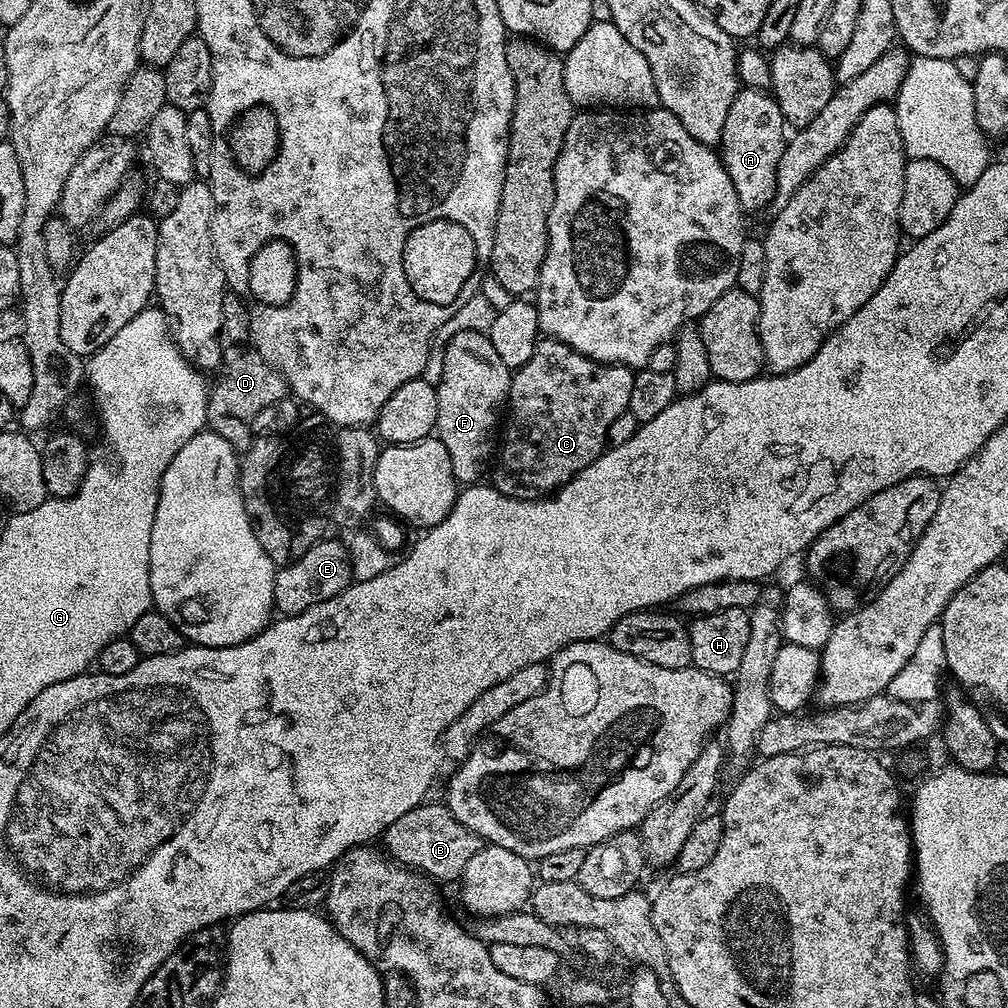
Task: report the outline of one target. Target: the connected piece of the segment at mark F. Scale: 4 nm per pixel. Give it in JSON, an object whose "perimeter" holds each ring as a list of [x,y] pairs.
{"perimeter":[[[463,332],[454,334],[446,346],[446,358],[442,362],[442,382],[436,385],[438,394],[438,418],[435,435],[446,446],[446,454],[450,454],[450,466],[454,470],[454,478],[464,486],[471,486],[485,479],[498,444],[498,428],[496,419],[501,419],[502,412],[496,407],[503,405],[508,398],[508,387],[512,381],[512,372],[498,358],[494,351],[494,342],[483,332]]]}

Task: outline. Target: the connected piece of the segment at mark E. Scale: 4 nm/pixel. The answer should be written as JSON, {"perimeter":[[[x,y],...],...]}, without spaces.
{"perimeter":[[[322,538],[317,544],[310,546],[310,550],[302,554],[302,558],[277,567],[272,603],[281,617],[302,614],[310,610],[310,606],[318,606],[318,602],[326,602],[342,594],[342,590],[354,583],[347,543],[343,539],[328,539]]]}

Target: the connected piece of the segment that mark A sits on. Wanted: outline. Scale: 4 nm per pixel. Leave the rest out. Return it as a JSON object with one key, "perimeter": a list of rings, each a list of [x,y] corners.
{"perimeter":[[[741,87],[734,102],[730,102],[730,110],[726,110],[726,126],[722,126],[718,155],[724,164],[726,174],[730,174],[730,182],[734,182],[734,194],[738,194],[738,202],[745,213],[760,212],[764,207],[767,209],[771,205],[776,193],[778,161],[782,159],[785,143],[786,125],[775,96],[763,88]]]}

